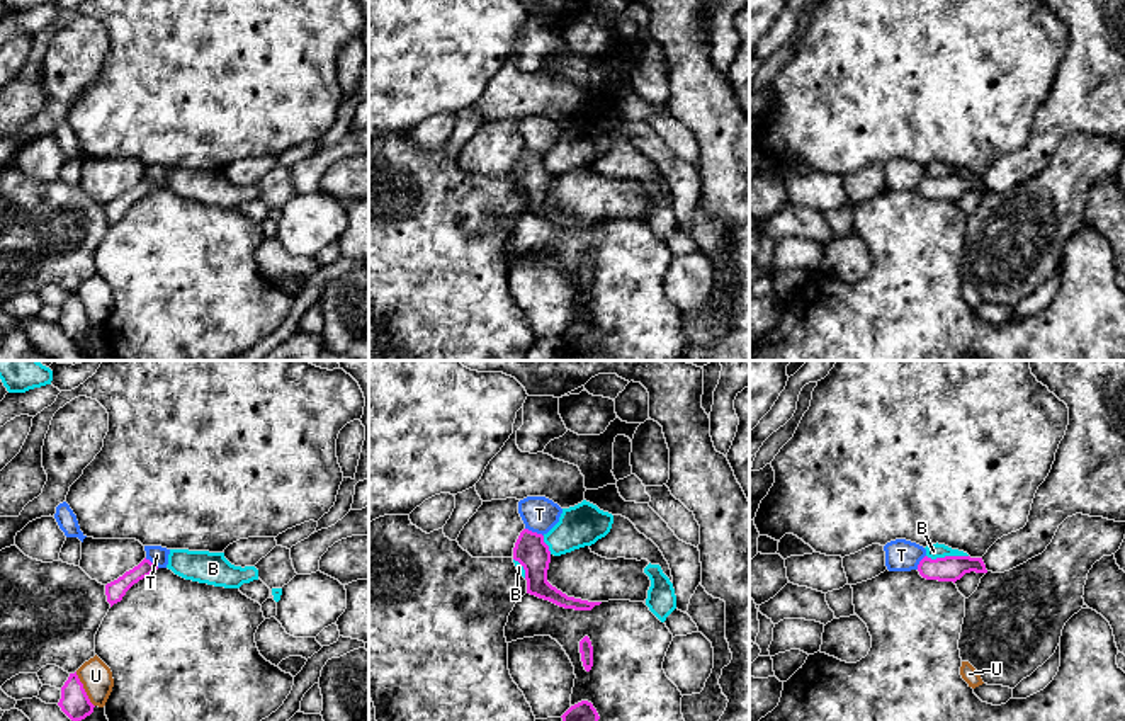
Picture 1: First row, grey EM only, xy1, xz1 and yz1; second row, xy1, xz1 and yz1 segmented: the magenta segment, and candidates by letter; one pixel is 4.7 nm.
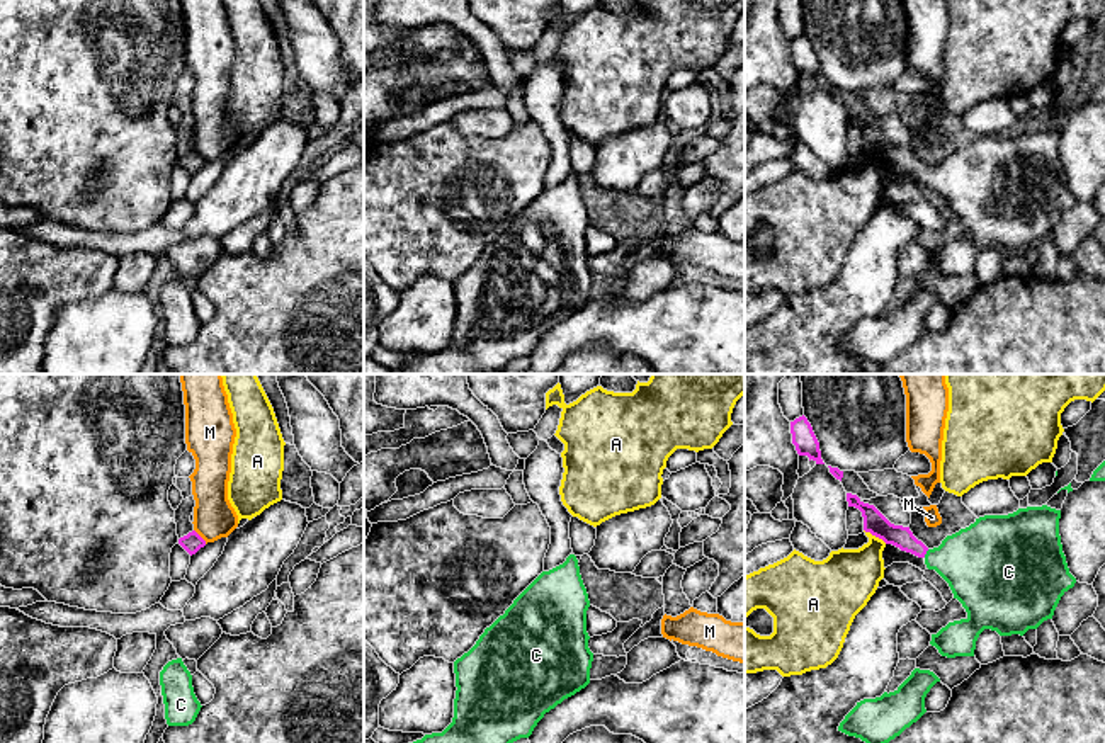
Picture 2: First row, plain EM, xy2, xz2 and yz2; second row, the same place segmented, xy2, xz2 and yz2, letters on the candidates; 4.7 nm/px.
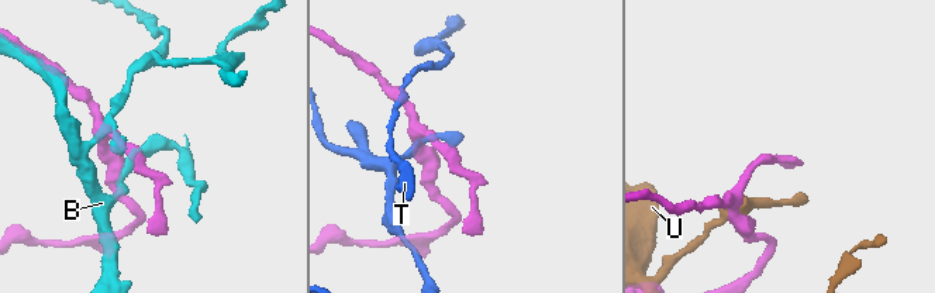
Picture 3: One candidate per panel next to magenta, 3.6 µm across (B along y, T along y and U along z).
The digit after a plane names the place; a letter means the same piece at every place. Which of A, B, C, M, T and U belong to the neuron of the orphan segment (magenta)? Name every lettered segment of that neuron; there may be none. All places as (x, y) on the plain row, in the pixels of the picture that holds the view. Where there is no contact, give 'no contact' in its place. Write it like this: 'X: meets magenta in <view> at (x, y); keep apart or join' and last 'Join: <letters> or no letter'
A: meets magenta in yz2 at (876, 155); keep apart
B: meets magenta in yz1 at (947, 175); keep apart
C: meets magenta in yz2 at (925, 172); join
M: meets magenta in xy2 at (199, 155); keep apart
T: meets magenta in xz1 at (534, 152); keep apart
U: meets magenta in xy1 at (84, 308); keep apart
Join: C

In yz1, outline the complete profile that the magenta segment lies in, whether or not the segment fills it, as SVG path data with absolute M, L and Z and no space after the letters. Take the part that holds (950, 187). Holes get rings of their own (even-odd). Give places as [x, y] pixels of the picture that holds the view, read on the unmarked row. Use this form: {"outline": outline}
{"outline": "M924 175L918 184L918 190L926 199L953 202L970 190L987 192L982 177L970 175L945 175L936 179Z"}

